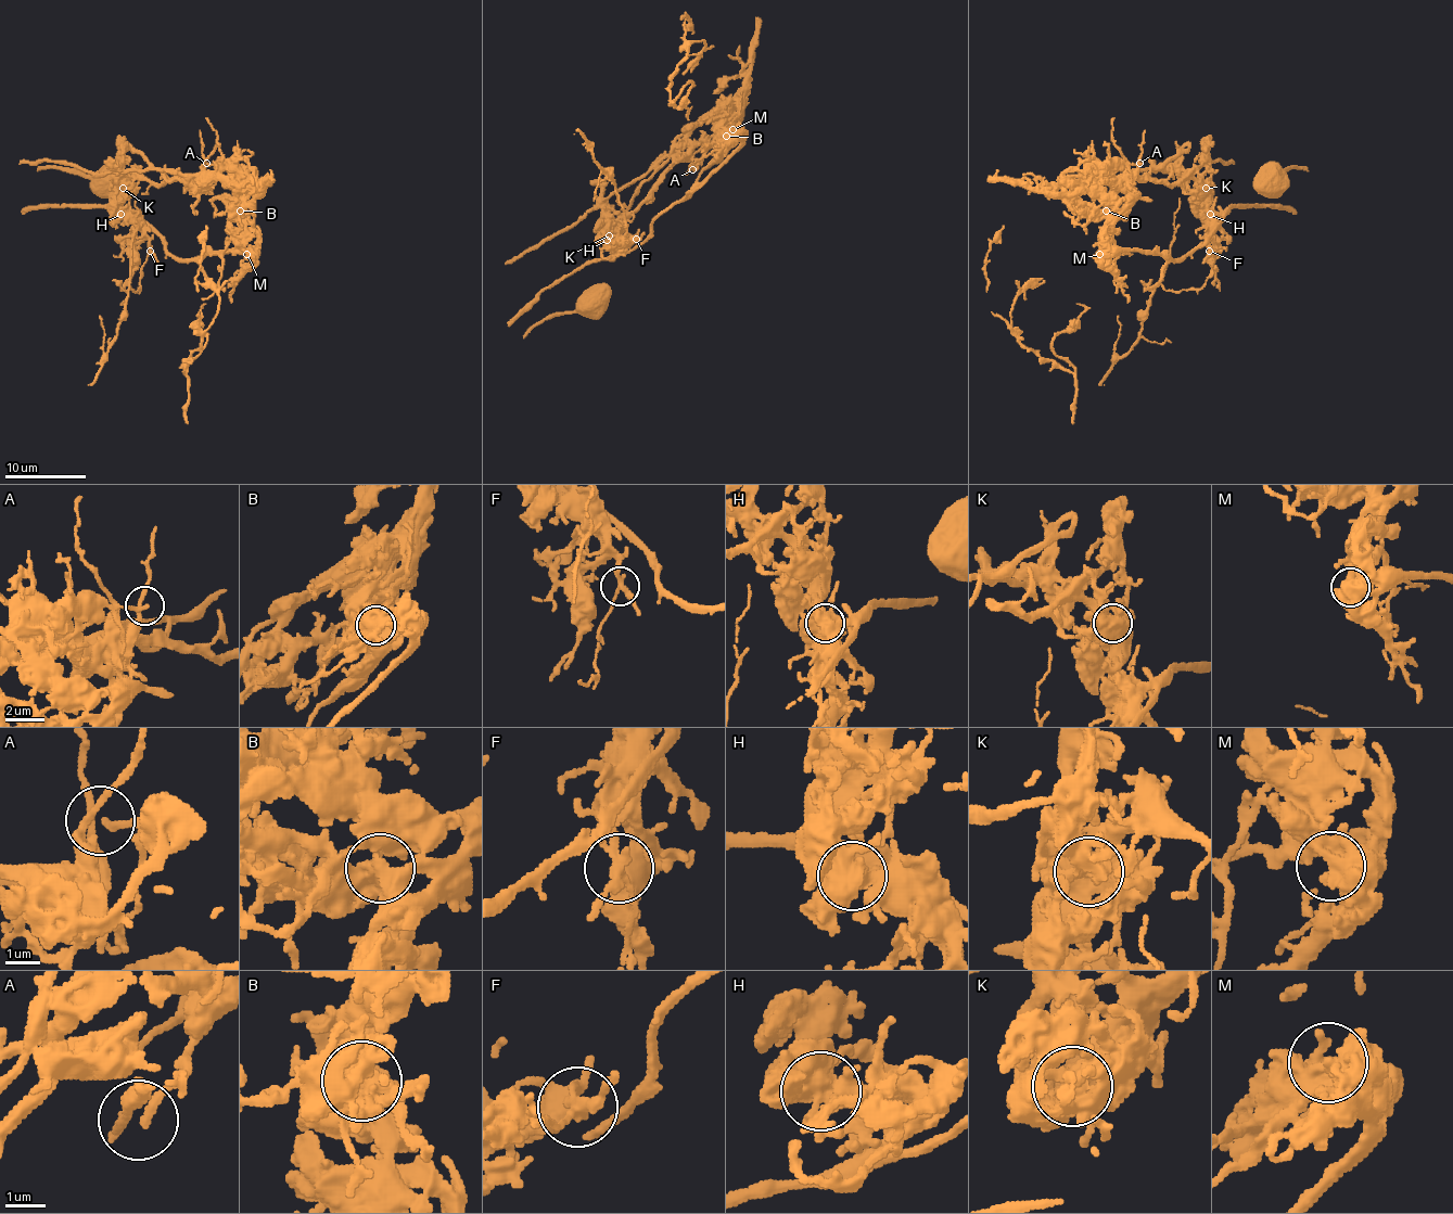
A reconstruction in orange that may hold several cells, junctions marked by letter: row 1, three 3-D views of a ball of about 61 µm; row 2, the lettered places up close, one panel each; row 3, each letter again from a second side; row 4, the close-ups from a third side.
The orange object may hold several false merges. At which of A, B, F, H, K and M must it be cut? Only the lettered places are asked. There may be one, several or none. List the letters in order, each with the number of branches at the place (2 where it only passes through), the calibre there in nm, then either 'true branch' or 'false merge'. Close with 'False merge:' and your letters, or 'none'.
A: 3 | 160 nm | true branch
B: 4 | 400 nm | false merge
F: 3 | 240 nm | false merge
H: 6 | 600 nm | false merge
K: 1 | 800 nm | false merge
M: 4 | 550 nm | true branch
False merge: B, F, H, K

